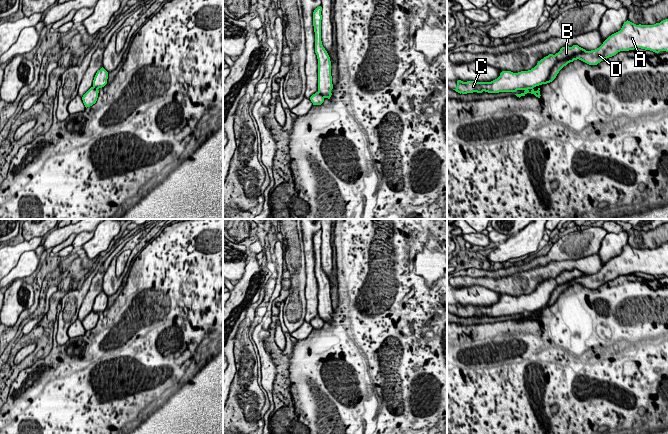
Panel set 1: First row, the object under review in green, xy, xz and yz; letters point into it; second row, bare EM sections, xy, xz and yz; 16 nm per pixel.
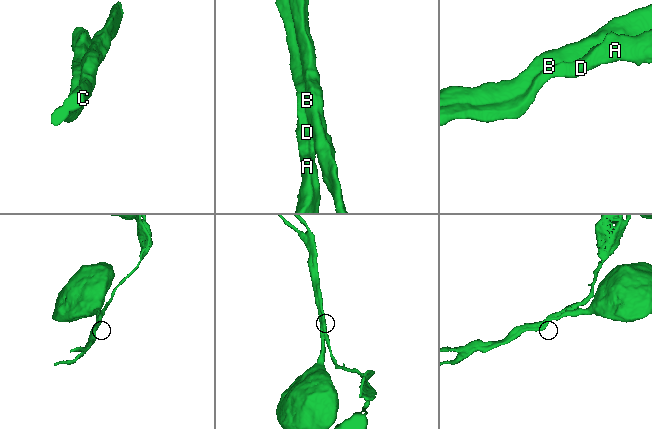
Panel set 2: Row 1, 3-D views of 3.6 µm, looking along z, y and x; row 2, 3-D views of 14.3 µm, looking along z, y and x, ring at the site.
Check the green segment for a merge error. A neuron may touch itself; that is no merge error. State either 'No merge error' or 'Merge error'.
Merge error

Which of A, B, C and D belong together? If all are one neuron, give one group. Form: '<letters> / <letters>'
A D / B C

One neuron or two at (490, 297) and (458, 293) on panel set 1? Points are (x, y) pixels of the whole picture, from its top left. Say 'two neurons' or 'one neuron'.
one neuron

